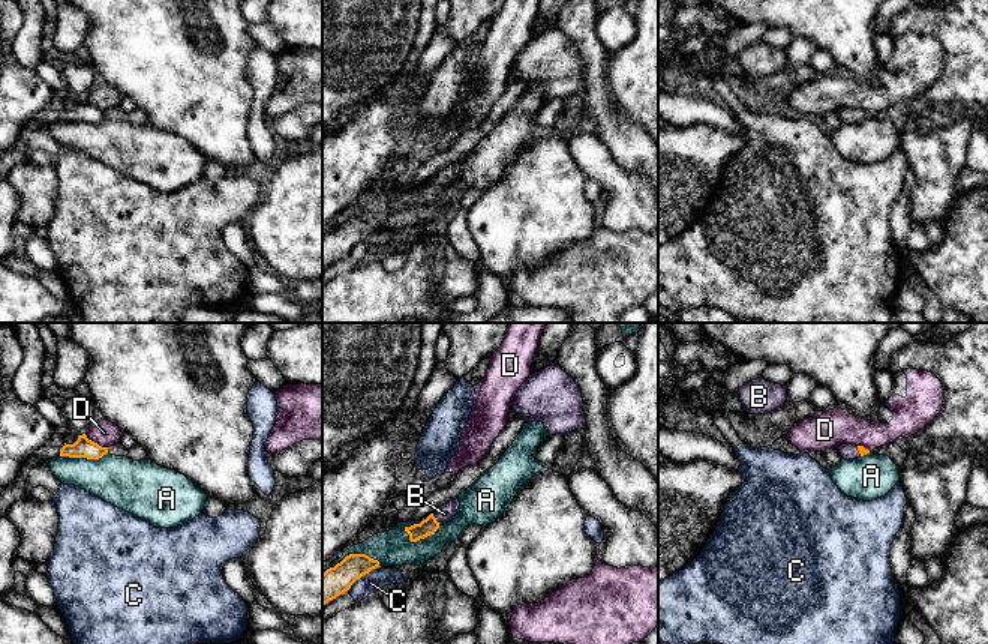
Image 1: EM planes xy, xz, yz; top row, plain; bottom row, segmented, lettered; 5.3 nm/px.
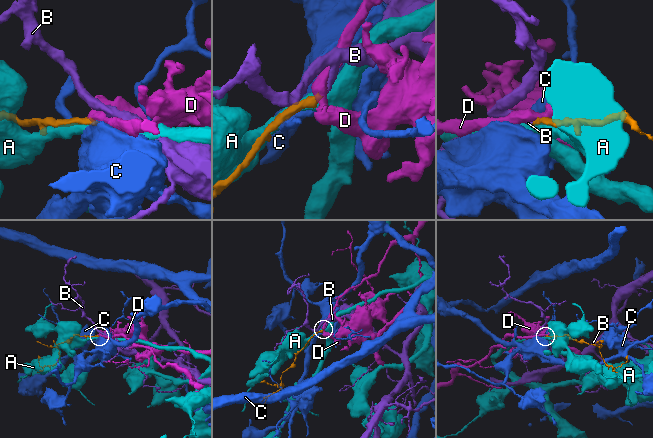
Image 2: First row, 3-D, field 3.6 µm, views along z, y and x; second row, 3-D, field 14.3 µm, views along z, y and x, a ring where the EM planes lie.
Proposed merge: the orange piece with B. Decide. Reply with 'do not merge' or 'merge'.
merge

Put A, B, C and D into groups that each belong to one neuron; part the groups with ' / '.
A / B / C / D

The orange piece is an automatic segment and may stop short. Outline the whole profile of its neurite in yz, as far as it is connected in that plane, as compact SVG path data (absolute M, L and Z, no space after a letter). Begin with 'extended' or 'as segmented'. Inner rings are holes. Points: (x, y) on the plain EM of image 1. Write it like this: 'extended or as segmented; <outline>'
extended; M841 108L837 111L843 123L858 123L867 117L870 117L868 113L864 110L856 110L856 108Z

